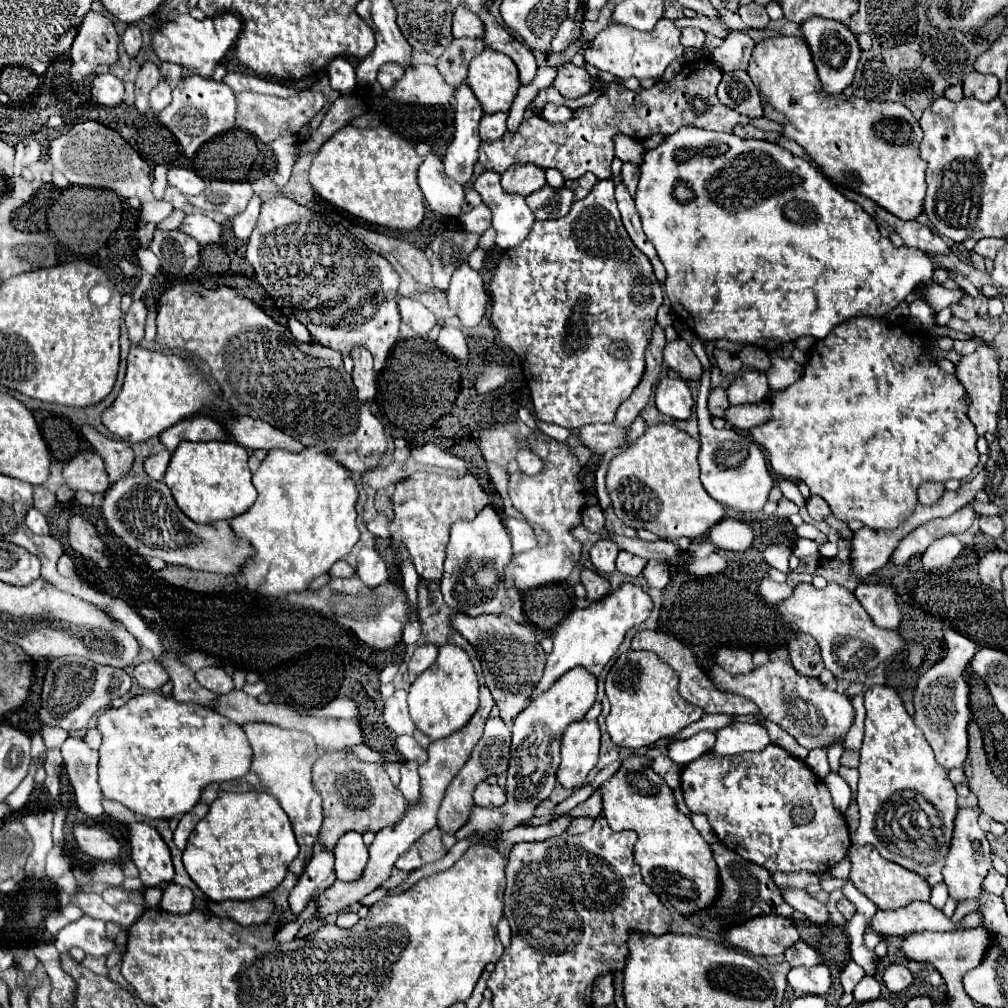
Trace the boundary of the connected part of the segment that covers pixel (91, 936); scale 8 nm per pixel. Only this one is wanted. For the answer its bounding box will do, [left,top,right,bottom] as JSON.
[52,916,116,958]

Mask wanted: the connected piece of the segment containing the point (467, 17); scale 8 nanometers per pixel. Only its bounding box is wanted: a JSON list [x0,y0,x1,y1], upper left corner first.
[452,6,484,38]

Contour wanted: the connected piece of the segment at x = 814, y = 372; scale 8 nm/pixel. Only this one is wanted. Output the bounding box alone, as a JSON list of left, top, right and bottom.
[750,316,980,530]

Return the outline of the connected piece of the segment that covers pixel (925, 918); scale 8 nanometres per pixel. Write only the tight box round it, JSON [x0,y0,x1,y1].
[872,901,982,936]

